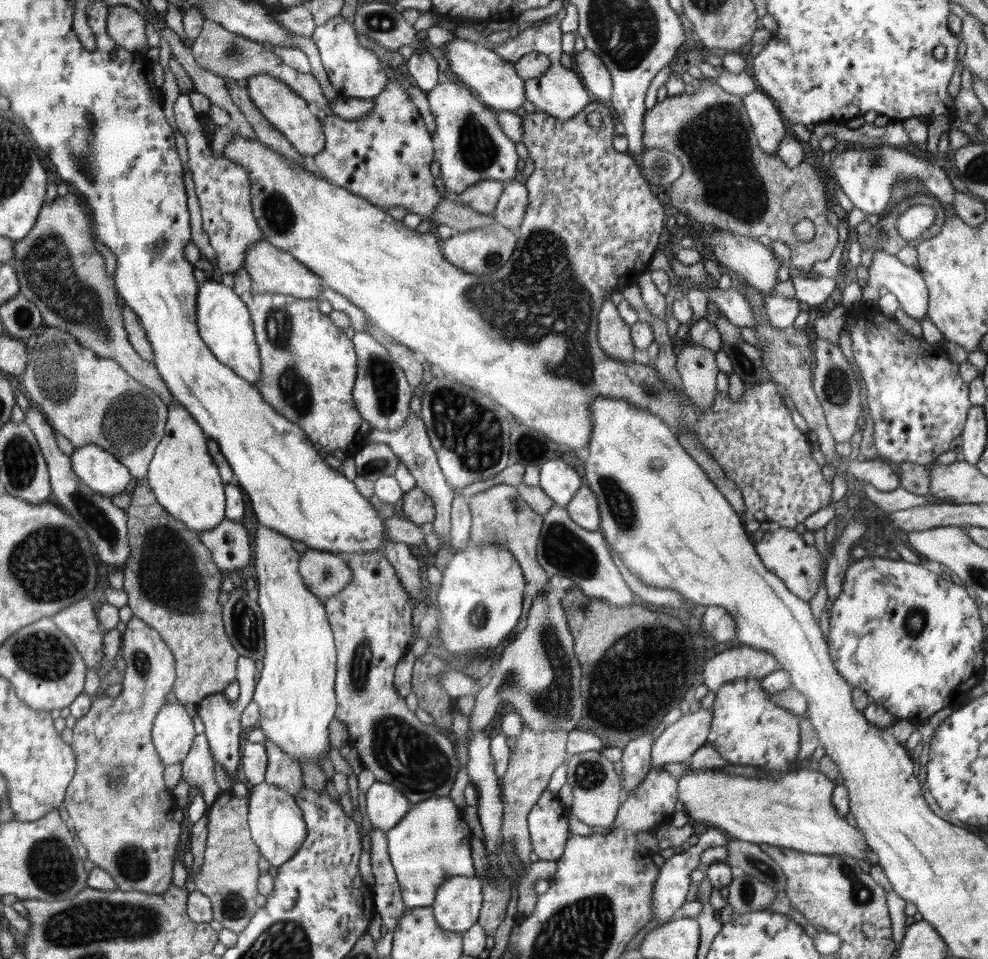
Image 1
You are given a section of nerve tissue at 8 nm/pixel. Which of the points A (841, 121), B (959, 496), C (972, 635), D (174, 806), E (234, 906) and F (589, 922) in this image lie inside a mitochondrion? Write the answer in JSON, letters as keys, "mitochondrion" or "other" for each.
{"A":"other","B":"other","C":"other","D":"other","E":"mitochondrion","F":"mitochondrion"}

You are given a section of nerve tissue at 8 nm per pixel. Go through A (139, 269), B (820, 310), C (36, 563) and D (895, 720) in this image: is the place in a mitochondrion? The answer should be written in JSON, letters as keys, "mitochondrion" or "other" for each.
{"A":"other","B":"other","C":"mitochondrion","D":"other"}

